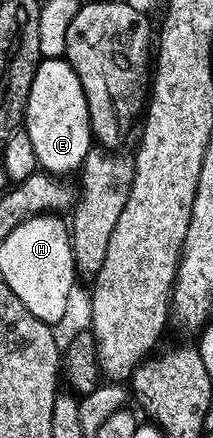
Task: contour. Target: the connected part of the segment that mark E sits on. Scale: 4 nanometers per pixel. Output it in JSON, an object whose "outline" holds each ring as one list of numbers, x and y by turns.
{"outline":[[66,59,41,60,38,73,35,74,34,86,30,93,24,131,29,135,39,166,43,172,57,177,68,177,70,173,79,172,89,153,94,148,92,122,89,115,89,103,77,74]]}

